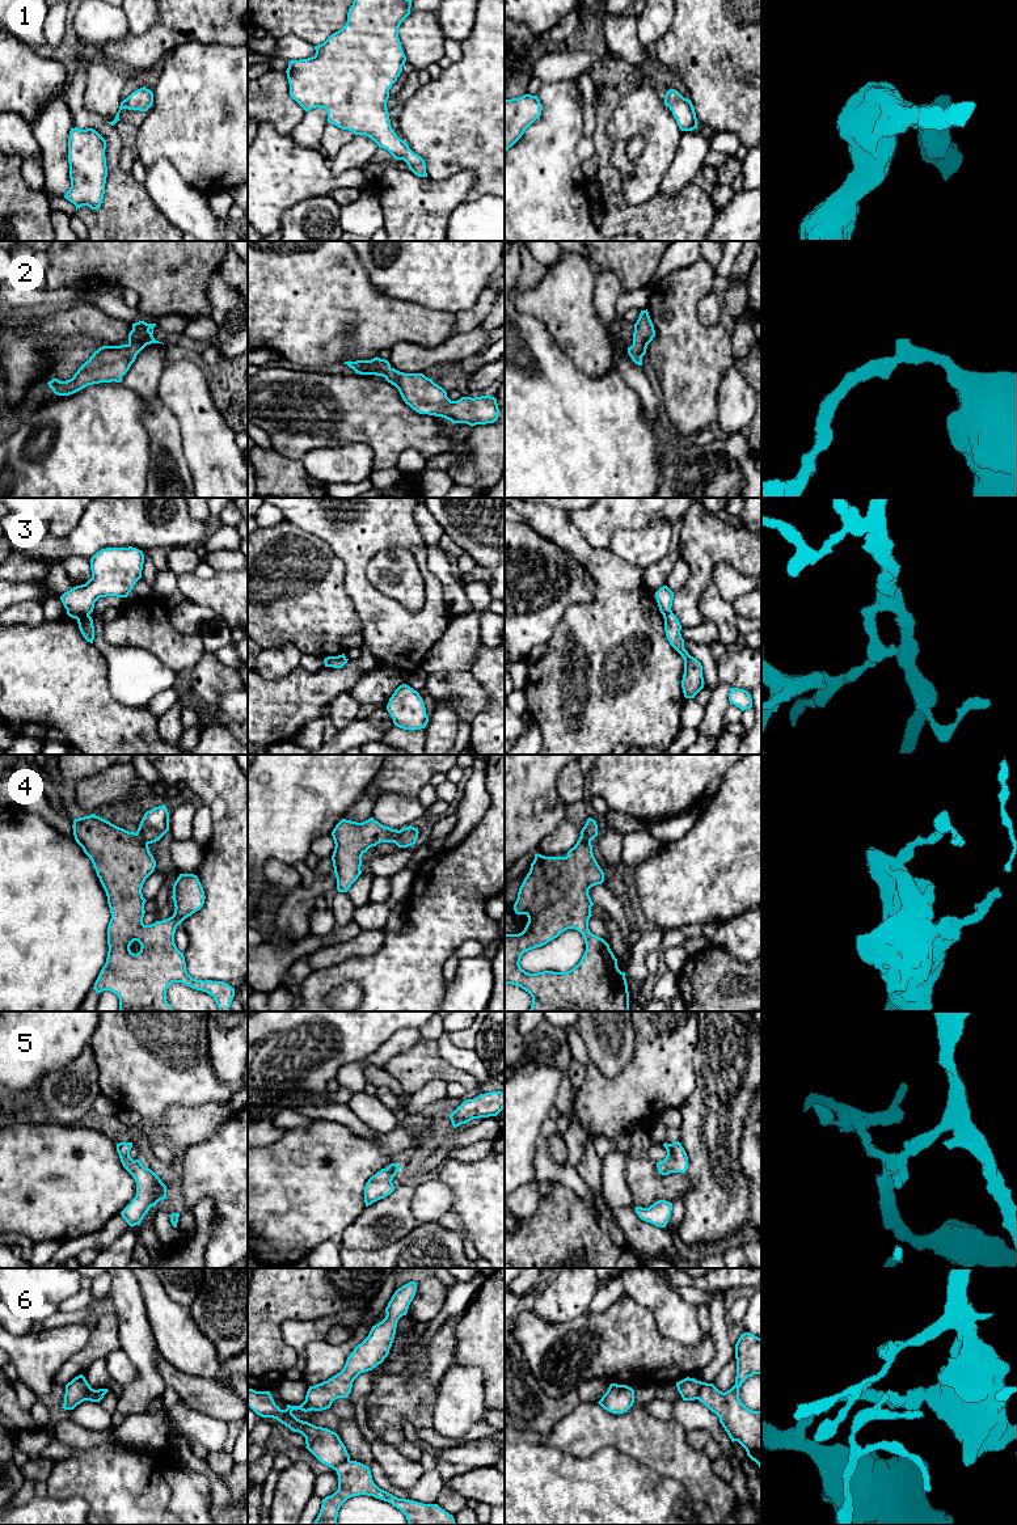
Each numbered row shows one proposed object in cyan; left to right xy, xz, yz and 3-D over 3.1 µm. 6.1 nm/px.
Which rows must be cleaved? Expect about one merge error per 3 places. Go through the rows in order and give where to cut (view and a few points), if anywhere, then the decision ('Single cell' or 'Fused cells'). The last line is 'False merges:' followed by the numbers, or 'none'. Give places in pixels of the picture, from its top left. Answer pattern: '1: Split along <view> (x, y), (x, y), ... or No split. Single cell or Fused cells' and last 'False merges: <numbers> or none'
1: No split. Single cell
2: No split. Single cell
3: Split along xy (88, 613), (80, 615), (76, 619). Fused cells
4: Split along xy (135, 833), (147, 844). Fused cells
5: No split. Single cell
6: Split along yz (703, 1382), (697, 1398). Fused cells
False merges: 3, 4, 6

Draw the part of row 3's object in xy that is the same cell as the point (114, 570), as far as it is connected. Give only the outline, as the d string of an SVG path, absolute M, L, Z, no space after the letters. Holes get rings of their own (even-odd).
M132 546L97 552L90 558L92 578L60 596L67 614L77 620L90 614L100 597L127 597L142 578L143 563L143 552Z

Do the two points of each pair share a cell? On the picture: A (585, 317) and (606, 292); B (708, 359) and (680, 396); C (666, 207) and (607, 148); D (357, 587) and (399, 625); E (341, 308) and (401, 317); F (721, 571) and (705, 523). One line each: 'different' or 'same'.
A: different
B: same
C: same
D: same
E: same
F: different

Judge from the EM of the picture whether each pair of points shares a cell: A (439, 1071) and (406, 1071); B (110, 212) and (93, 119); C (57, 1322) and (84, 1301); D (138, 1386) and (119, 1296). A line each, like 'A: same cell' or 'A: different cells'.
A: same cell
B: same cell
C: different cells
D: same cell

